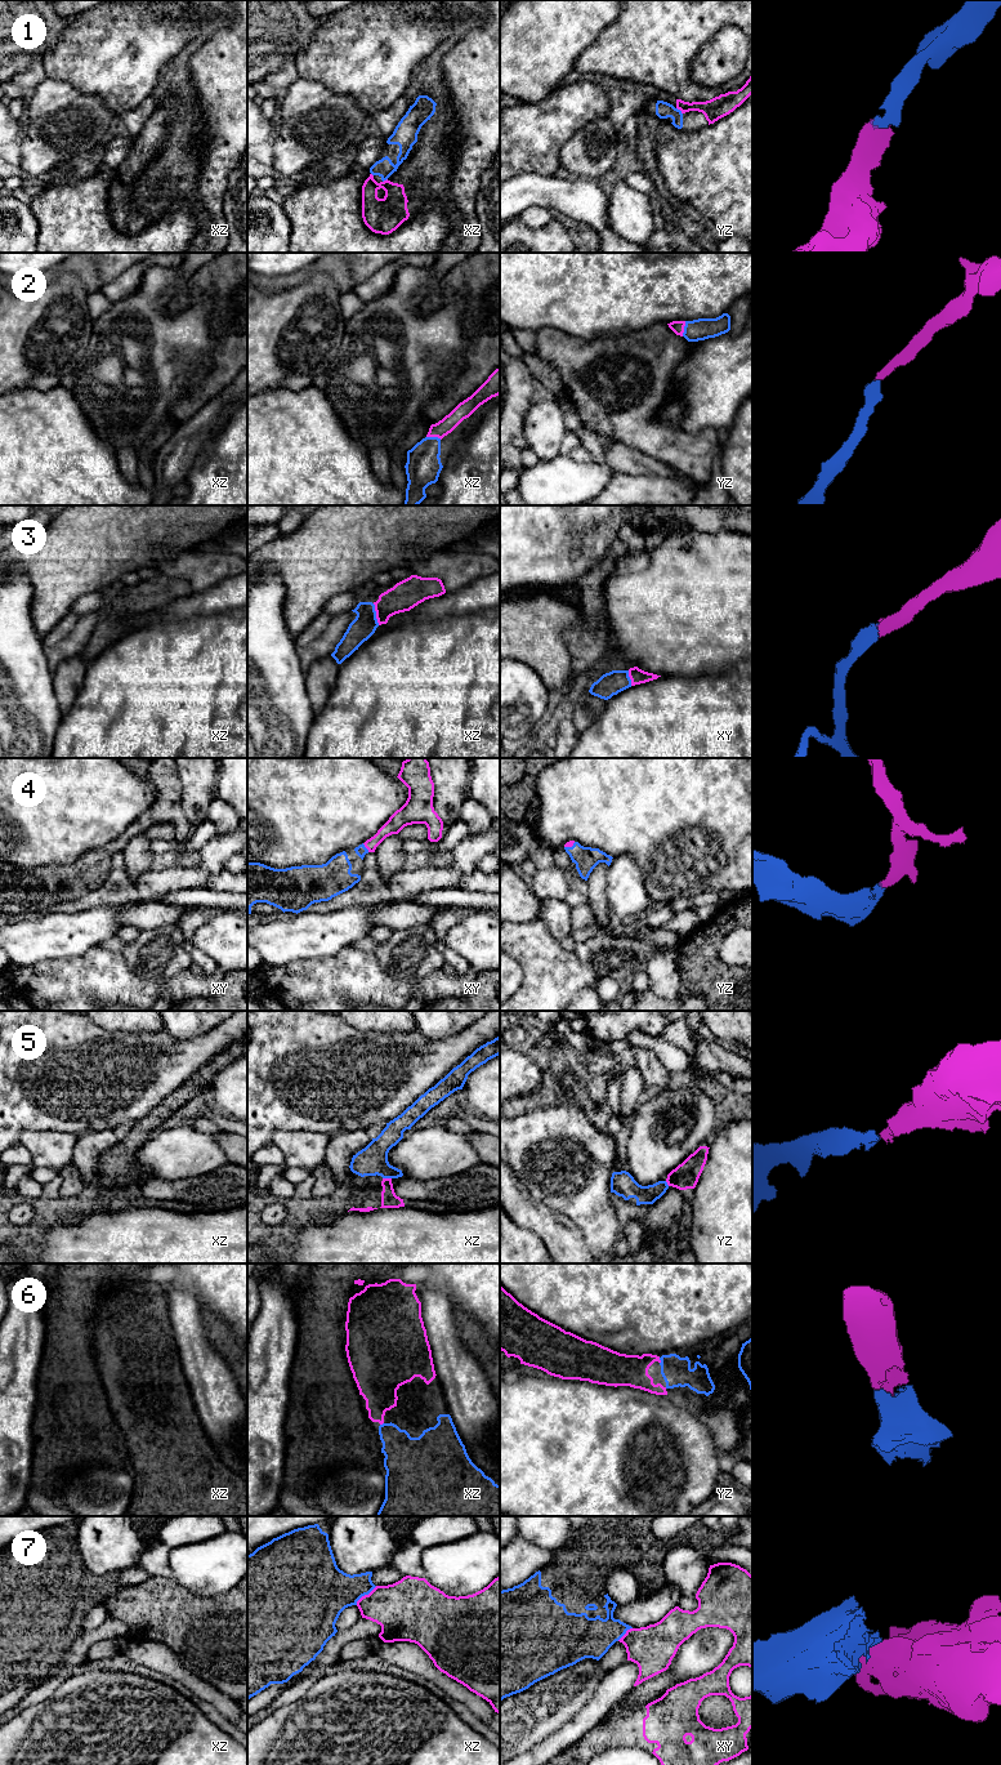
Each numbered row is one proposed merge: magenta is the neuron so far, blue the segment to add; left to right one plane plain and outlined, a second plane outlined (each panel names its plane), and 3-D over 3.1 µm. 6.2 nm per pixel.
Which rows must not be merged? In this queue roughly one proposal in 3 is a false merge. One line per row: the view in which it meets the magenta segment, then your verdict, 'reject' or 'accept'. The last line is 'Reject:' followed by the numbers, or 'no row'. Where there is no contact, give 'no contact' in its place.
1: yz | accept
2: yz | accept
3: xz | accept
4: xy | accept
5: xz | accept
6: yz | accept
7: xz | reject
Reject: 7

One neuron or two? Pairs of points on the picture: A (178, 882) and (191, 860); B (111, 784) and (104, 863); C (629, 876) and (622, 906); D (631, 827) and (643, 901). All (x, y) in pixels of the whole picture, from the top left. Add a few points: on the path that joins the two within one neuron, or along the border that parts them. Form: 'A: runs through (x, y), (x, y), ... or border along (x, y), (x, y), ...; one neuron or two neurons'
A: border along (177, 865), (195, 867); two neurons
B: border along (101, 848), (93, 851); two neurons
C: runs through (625, 883), (625, 899); one neuron
D: border along (613, 856), (629, 854), (639, 865), (648, 891); two neurons

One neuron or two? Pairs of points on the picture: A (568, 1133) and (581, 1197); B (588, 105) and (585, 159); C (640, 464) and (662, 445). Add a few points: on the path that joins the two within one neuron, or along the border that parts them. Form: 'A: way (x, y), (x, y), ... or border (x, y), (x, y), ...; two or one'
A: way (561, 1149), (561, 1158), (577, 1181); one
B: border (606, 115), (585, 124), (563, 145); two
C: border (624, 442), (676, 469); two

